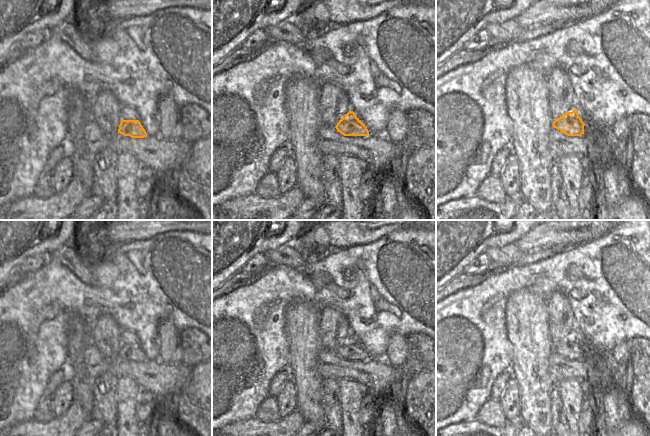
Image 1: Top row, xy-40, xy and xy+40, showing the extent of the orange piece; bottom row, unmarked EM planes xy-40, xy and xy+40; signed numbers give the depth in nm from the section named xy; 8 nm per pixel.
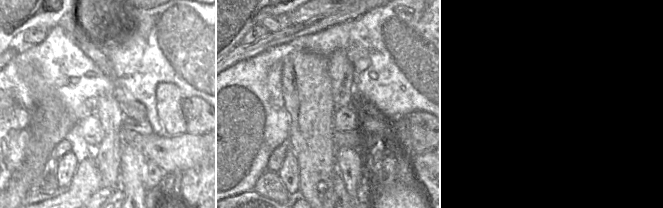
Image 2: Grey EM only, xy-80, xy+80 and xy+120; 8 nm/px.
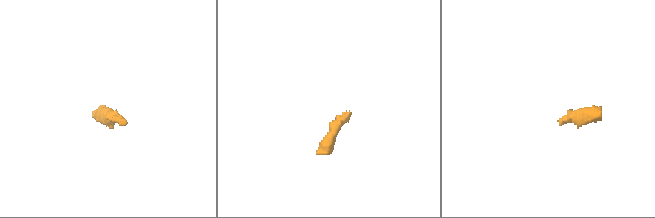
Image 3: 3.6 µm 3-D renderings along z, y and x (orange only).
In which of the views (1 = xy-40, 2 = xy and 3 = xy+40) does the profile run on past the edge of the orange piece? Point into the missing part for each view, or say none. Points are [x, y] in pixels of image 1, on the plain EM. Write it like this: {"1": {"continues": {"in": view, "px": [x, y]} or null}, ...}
{"1": {"continues": null}, "2": {"continues": null}, "3": {"continues": null}}

